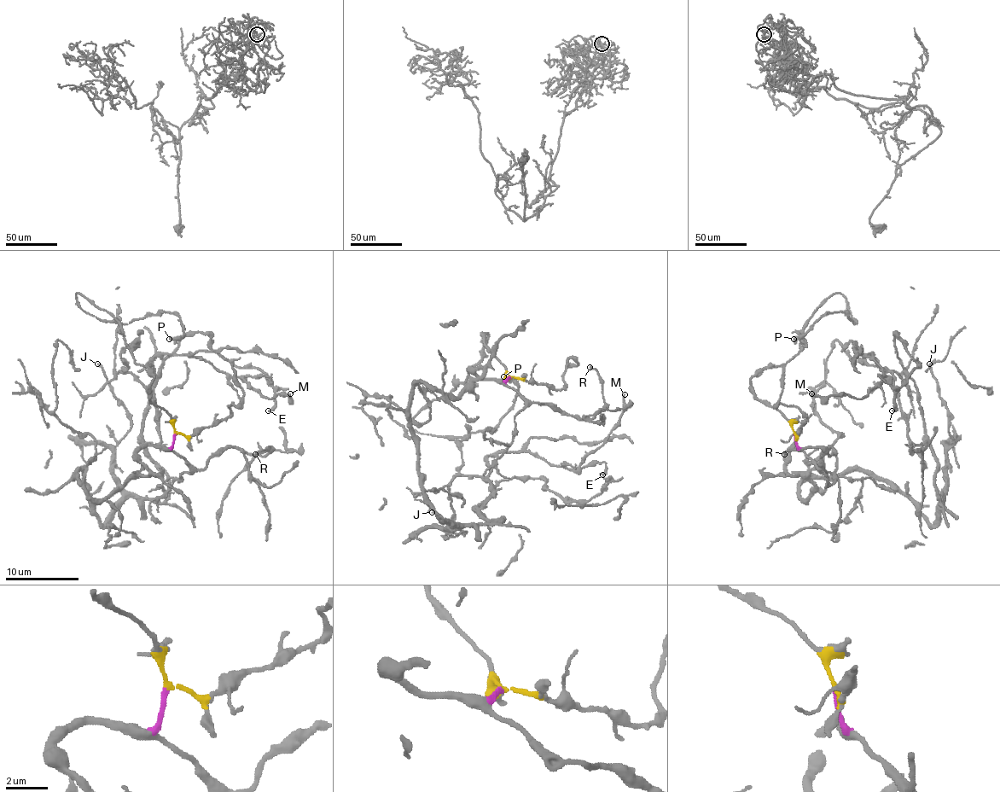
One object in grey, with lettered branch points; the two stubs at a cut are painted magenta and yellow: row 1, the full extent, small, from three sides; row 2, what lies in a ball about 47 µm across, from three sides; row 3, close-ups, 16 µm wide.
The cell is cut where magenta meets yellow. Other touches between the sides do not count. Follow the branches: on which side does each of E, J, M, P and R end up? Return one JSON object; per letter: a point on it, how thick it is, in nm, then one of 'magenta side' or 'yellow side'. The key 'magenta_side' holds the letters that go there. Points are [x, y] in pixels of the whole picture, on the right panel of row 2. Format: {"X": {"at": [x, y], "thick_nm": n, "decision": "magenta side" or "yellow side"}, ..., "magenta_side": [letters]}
{"E": {"at": [892, 410], "thick_nm": 200, "decision": "magenta side"}, "J": {"at": [929, 363], "thick_nm": 240, "decision": "magenta side"}, "M": {"at": [811, 393], "thick_nm": 220, "decision": "magenta side"}, "P": {"at": [793, 339], "thick_nm": 280, "decision": "yellow side"}, "R": {"at": [784, 454], "thick_nm": 190, "decision": "magenta side"}, "magenta_side": ["E", "J", "M", "R"]}

